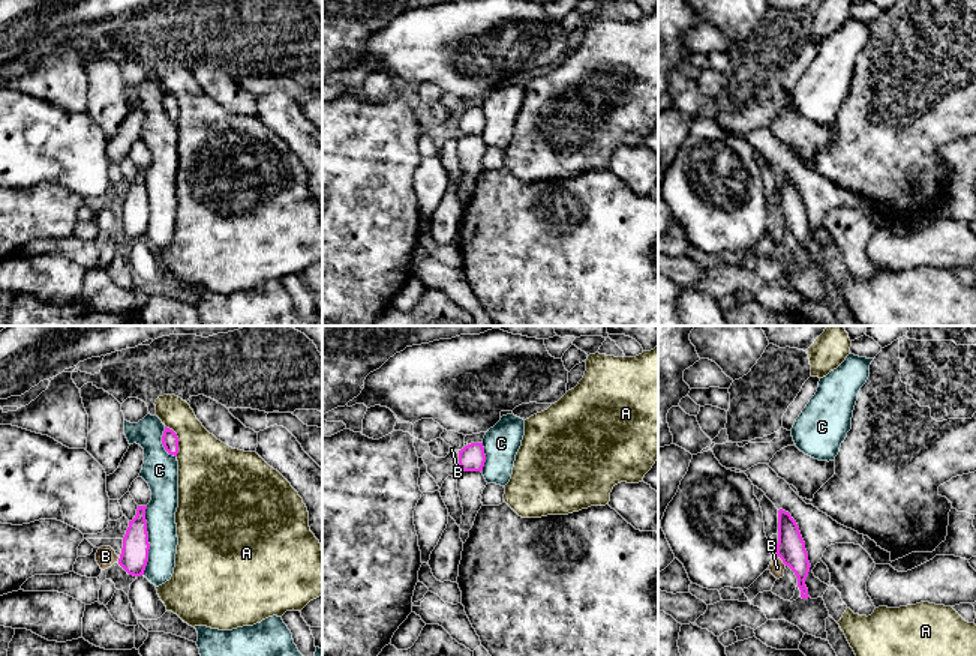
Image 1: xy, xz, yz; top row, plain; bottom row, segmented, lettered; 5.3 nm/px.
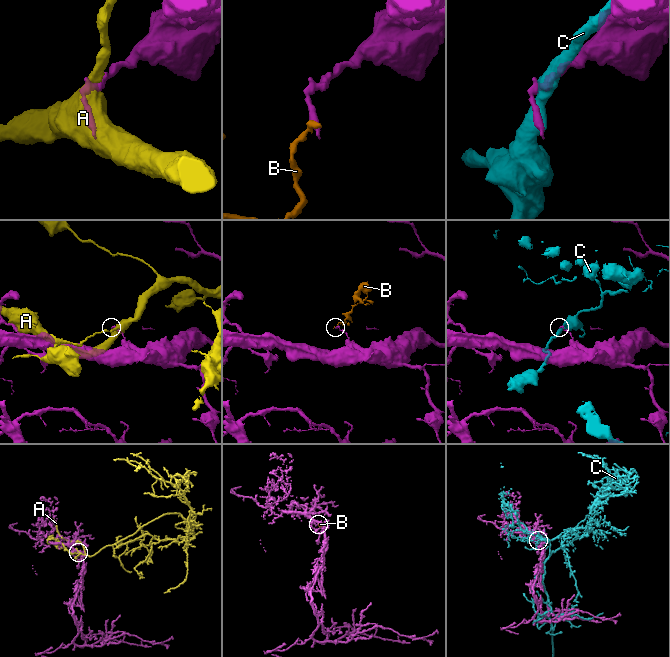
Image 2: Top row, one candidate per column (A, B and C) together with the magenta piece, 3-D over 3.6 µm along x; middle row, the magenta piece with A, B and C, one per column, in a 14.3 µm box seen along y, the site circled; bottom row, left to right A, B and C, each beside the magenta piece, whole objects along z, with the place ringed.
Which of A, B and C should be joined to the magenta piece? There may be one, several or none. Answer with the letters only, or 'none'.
none

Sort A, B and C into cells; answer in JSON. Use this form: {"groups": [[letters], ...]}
{"groups": [["A"], ["B"], ["C"]]}

